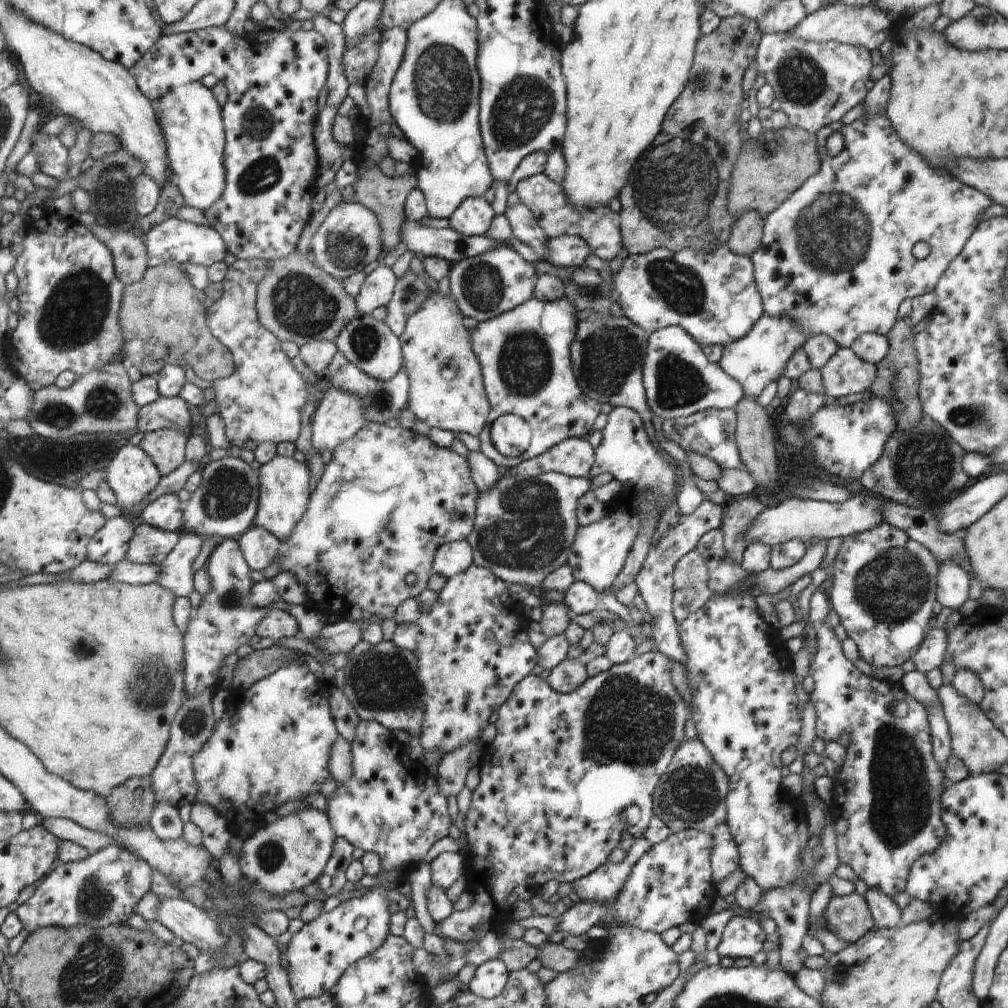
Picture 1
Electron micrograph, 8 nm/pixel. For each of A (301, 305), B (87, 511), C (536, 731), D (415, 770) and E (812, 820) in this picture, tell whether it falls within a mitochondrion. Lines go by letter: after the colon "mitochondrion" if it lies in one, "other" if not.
A: mitochondrion
B: other
C: other
D: other
E: other

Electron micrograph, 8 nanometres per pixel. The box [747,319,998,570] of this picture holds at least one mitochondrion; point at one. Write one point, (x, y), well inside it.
(923, 465)

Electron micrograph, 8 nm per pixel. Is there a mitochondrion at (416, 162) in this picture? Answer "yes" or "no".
no

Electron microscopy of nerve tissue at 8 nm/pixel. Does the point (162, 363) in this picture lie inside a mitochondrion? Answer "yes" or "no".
no

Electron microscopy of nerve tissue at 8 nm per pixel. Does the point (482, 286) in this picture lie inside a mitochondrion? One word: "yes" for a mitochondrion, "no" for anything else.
yes

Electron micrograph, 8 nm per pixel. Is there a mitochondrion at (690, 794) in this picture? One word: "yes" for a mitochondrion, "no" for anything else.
yes

